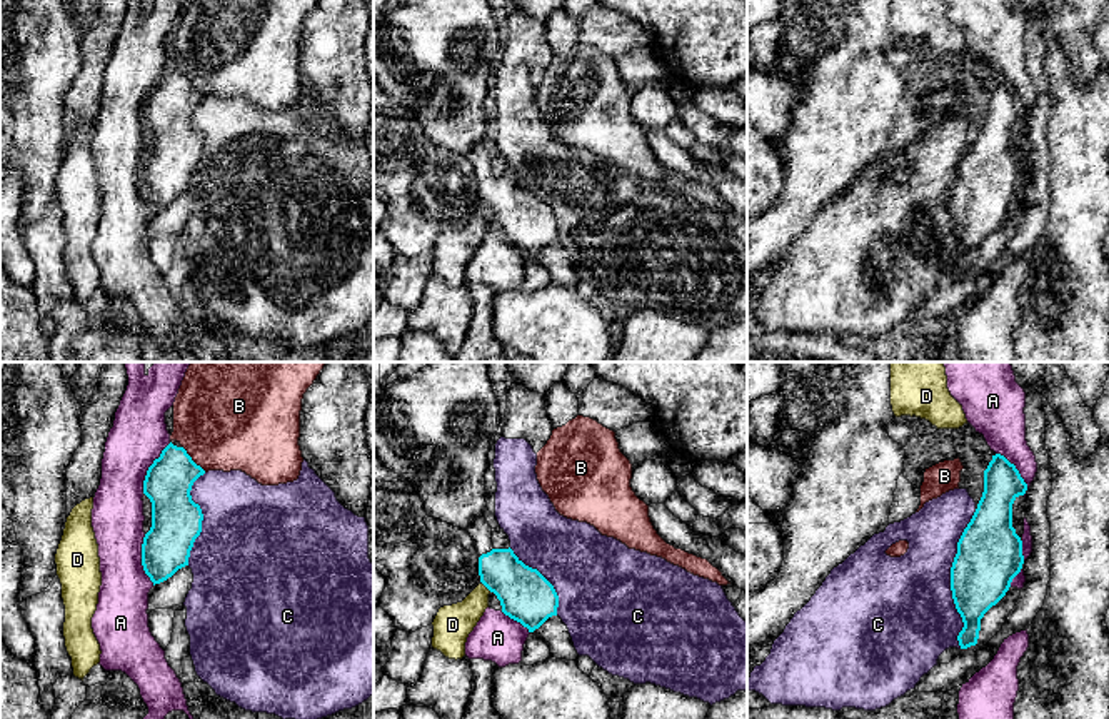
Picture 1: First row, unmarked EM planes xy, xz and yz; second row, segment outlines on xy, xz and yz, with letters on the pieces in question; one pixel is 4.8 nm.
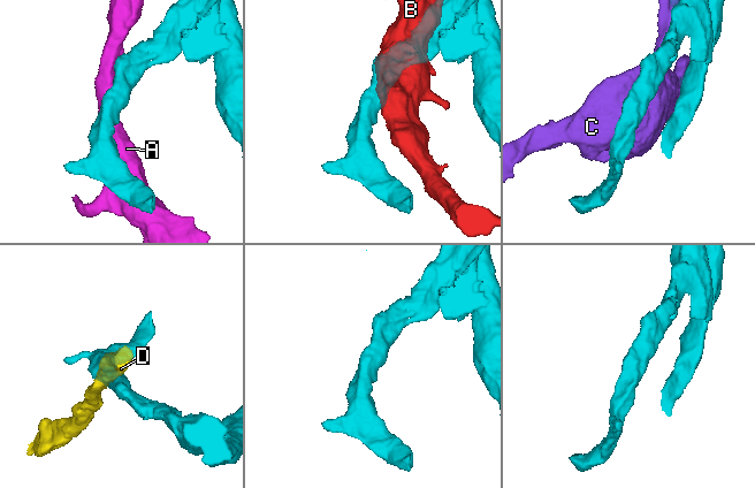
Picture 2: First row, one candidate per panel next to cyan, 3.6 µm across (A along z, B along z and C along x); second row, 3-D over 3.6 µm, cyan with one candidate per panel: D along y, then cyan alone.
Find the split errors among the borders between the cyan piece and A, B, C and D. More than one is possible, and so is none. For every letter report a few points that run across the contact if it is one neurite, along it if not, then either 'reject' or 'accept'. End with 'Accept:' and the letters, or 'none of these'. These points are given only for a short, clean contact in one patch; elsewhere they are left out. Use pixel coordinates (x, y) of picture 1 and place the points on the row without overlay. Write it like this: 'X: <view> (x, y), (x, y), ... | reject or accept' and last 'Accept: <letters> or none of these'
A: reject
B: reject
C: reject
D: xz (482, 209), (491, 217) | reject
Accept: none of these

